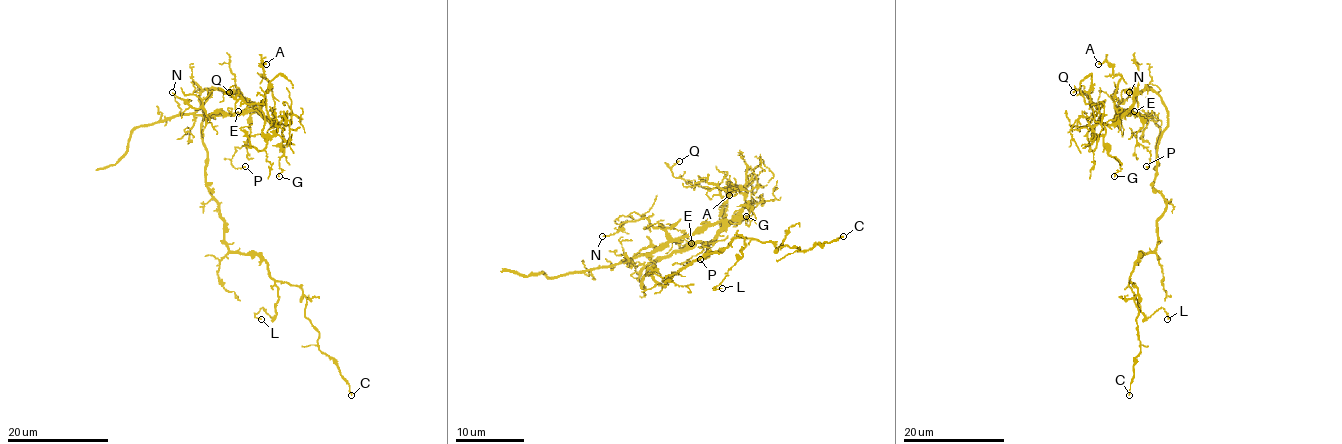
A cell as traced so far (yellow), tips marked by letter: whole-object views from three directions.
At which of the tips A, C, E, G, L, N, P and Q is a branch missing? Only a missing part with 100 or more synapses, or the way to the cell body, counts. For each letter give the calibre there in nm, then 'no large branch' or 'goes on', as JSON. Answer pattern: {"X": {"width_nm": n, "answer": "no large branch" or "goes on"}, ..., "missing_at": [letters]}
{"A": {"width_nm": 150, "answer": "no large branch"}, "C": {"width_nm": 120, "answer": "no large branch"}, "E": {"width_nm": 80, "answer": "no large branch"}, "G": {"width_nm": 90, "answer": "no large branch"}, "L": {"width_nm": 100, "answer": "no large branch"}, "N": {"width_nm": 140, "answer": "no large branch"}, "P": {"width_nm": 110, "answer": "no large branch"}, "Q": {"width_nm": 130, "answer": "no large branch"}, "missing_at": []}

